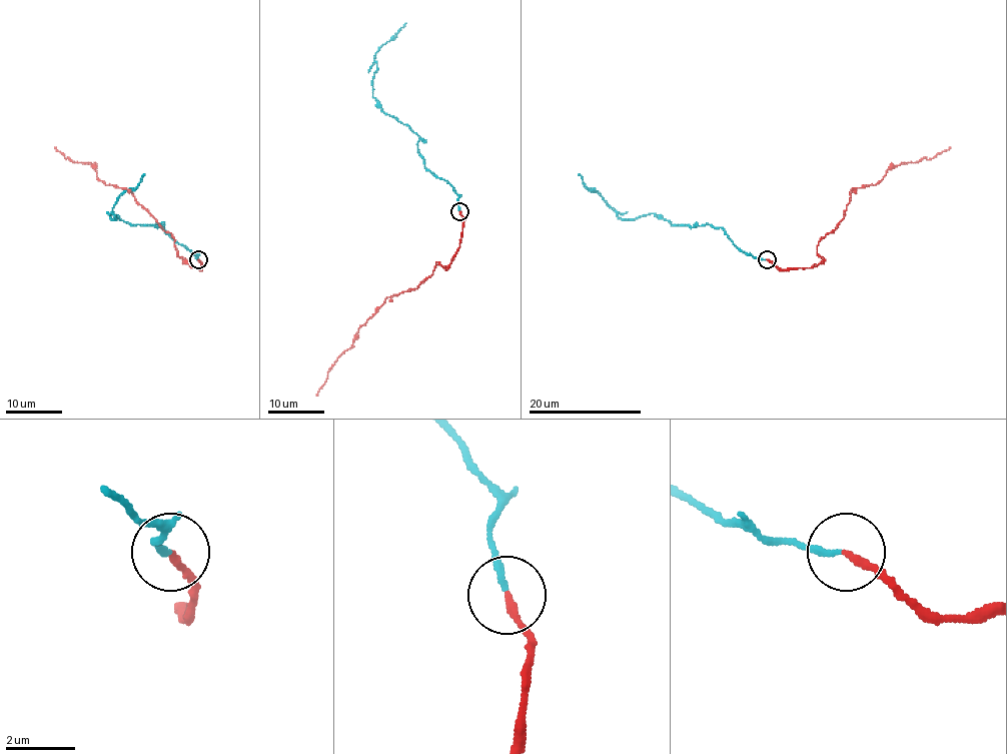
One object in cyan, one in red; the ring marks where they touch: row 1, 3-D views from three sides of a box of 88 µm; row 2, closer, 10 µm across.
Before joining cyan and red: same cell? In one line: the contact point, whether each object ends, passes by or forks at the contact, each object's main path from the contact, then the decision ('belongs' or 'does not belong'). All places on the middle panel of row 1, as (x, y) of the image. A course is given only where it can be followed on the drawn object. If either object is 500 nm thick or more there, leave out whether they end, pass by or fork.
at (459, 211); cyan ends there; red ends there; cyan runs (459, 211), (455, 190), (424, 165), (418, 137), (385, 113), (372, 96), (376, 51), (406, 23); red runs (459, 211), (461, 242), (452, 260), (444, 267), (437, 261), (416, 288), (388, 297), (354, 334), (316, 396); belongs

